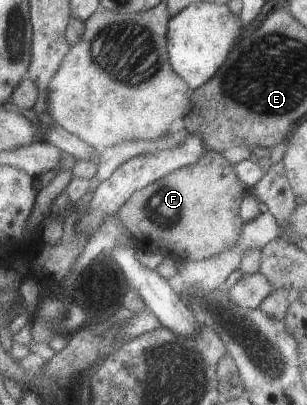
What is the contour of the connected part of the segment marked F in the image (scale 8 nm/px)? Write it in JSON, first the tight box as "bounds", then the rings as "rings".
{"bounds":[117,150,247,261],"rings":[[[207,150],[199,162],[182,166],[138,190],[117,215],[137,238],[138,248],[175,259],[200,261],[234,247],[242,238],[245,222],[241,208],[247,193],[234,164],[221,152]]]}

